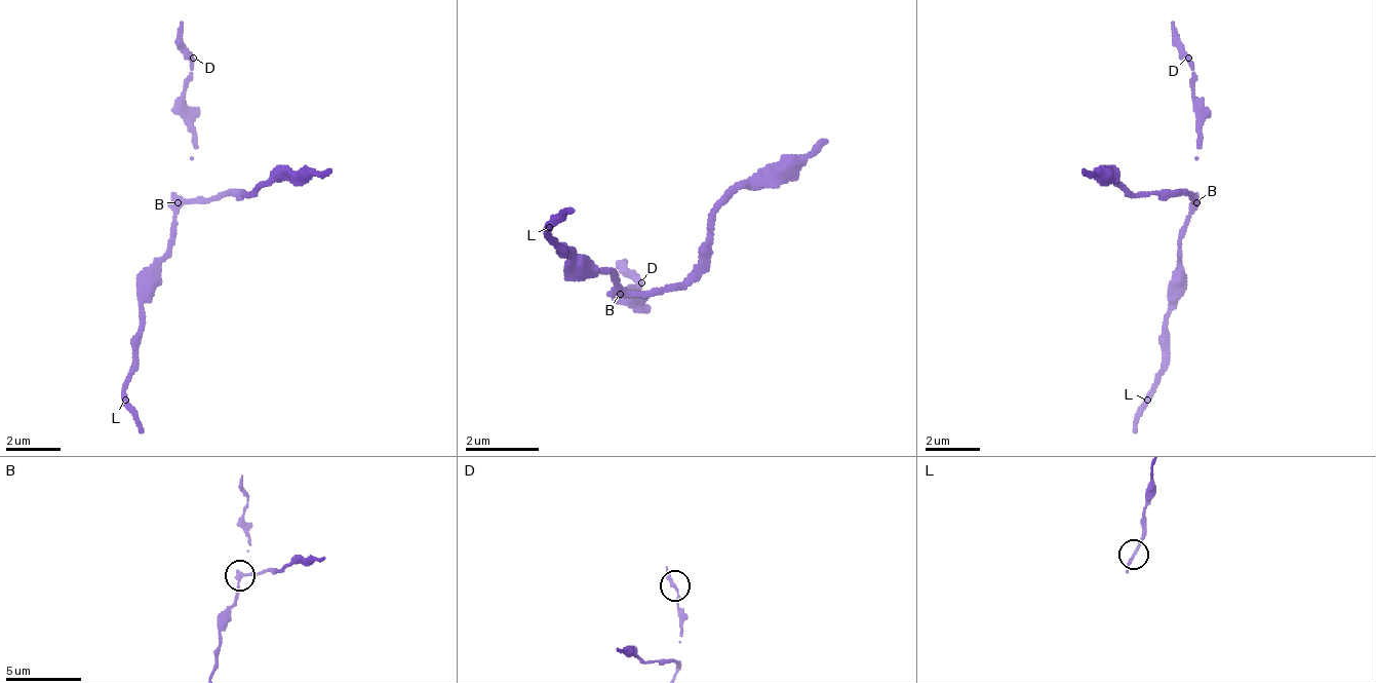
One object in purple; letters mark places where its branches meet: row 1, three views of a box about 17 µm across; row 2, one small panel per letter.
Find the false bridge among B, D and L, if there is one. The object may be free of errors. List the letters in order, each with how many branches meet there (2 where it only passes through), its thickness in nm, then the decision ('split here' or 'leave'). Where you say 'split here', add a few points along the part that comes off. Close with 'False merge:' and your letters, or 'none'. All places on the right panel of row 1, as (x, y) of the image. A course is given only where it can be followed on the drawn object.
B: 2 | 190 nm | split here | (1194, 201), (1133, 194), (1119, 181), (1086, 166)
D: 2 | 200 nm | leave
L: 2 | 180 nm | leave
False merge: B

